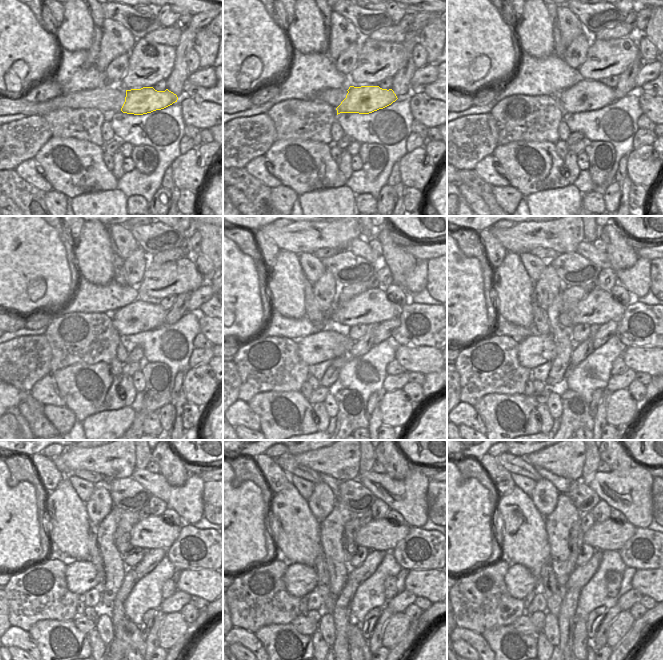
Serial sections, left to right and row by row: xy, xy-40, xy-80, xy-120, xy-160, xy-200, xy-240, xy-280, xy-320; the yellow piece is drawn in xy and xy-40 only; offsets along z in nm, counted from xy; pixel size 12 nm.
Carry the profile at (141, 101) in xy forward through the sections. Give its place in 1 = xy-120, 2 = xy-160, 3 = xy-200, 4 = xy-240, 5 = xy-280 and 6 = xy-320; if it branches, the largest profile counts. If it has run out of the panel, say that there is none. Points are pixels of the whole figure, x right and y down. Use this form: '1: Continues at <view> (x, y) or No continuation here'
1: Continues at xy-120 (126, 322)
2: Continues at xy-160 (316, 348)
3: Continues at xy-200 (536, 350)
4: Continues at xy-240 (81, 576)
5: Continues at xy-280 (300, 580)
6: Continues at xy-320 (519, 581)

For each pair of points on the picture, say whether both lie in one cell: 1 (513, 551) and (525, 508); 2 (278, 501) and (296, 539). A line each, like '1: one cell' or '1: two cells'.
1: one cell
2: one cell

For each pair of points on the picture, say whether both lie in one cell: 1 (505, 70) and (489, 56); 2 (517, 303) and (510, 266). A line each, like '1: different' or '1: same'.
1: different
2: same

